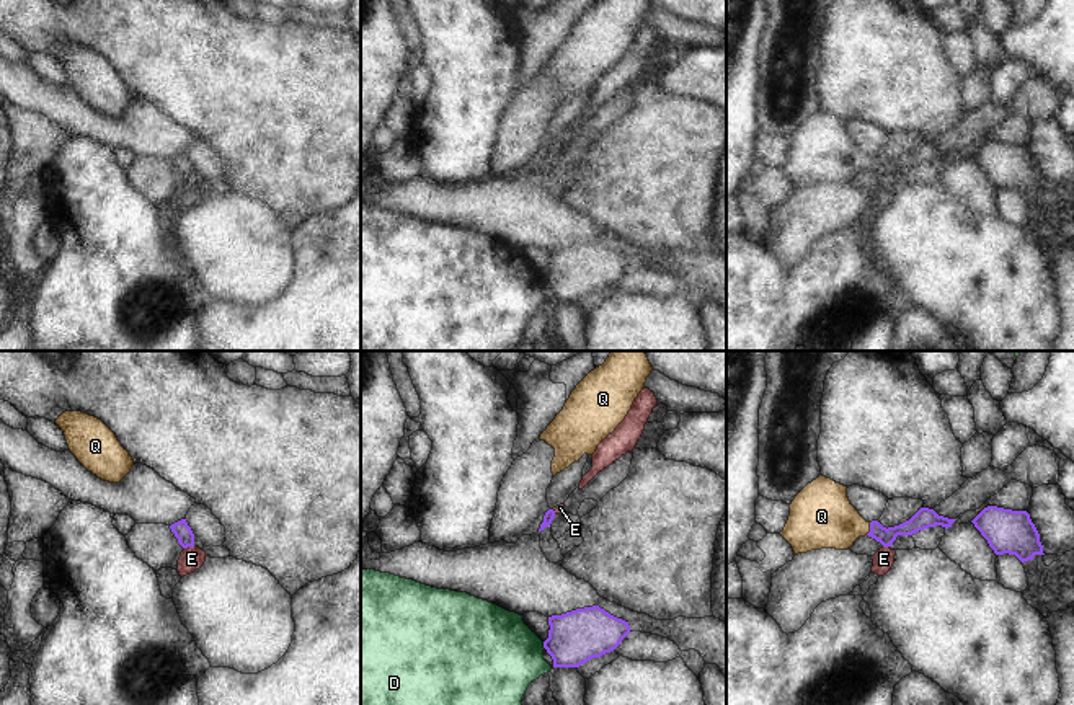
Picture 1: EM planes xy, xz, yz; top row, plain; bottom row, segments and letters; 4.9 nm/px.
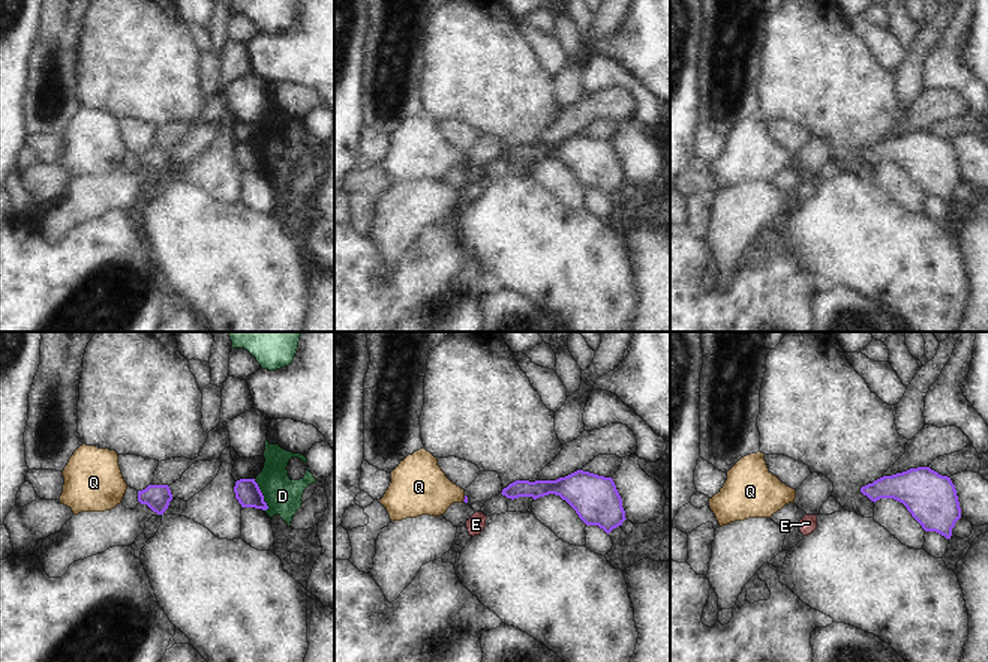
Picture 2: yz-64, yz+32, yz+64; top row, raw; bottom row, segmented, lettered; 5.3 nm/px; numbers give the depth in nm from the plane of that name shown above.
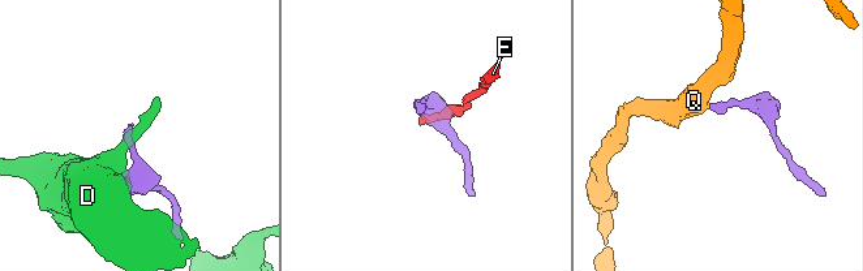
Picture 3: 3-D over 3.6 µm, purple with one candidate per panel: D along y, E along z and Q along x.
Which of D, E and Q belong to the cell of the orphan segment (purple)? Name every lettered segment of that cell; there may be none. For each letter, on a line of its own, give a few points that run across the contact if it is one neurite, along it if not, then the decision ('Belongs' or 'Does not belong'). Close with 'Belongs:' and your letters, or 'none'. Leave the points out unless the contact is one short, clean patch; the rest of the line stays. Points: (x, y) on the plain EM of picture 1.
D: Line: xz (542, 276), (545, 283). Does not belong
E: Line: xy (195, 180), (185, 183). Does not belong
Q: Line: yz (919, 155), (893, 167), (870, 164), (841, 160), (821, 150). Belongs
Belongs: Q.

